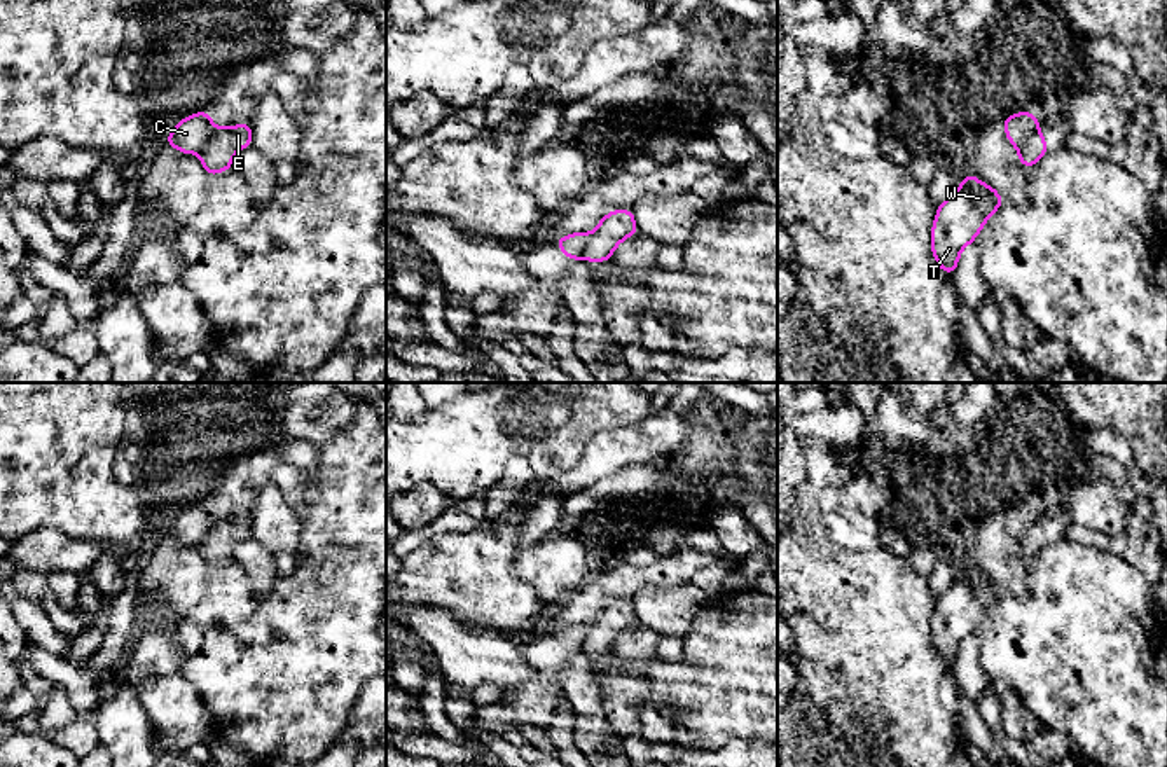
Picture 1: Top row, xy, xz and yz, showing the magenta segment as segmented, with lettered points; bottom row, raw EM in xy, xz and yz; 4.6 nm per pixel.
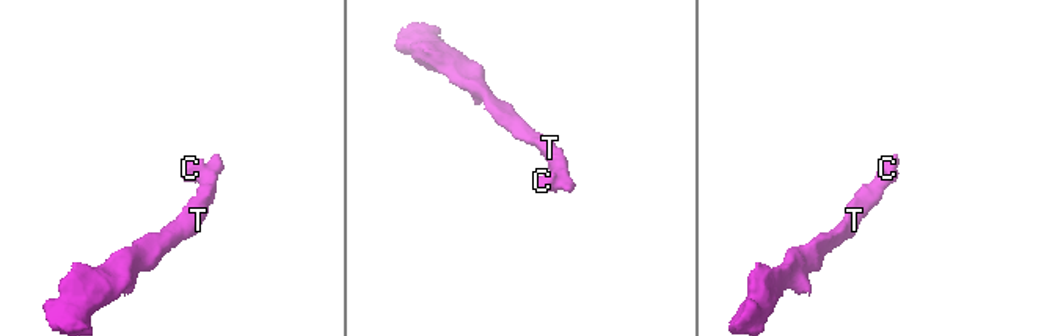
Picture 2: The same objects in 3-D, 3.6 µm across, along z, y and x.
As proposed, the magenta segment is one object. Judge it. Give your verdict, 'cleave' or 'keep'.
cleave

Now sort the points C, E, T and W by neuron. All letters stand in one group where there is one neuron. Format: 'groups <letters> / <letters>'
groups C / E T W

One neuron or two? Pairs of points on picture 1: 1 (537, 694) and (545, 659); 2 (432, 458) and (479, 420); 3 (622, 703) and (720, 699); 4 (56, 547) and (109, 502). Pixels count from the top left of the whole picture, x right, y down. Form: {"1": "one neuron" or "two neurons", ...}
{"1": "one neuron", "2": "one neuron", "3": "two neurons", "4": "two neurons"}

